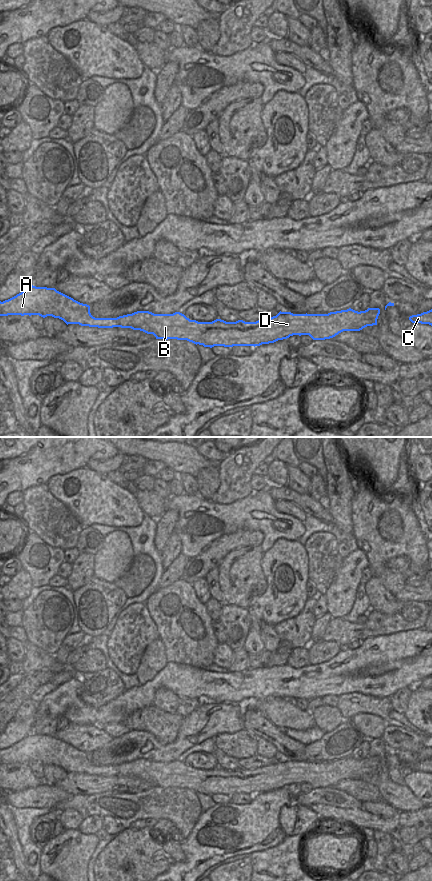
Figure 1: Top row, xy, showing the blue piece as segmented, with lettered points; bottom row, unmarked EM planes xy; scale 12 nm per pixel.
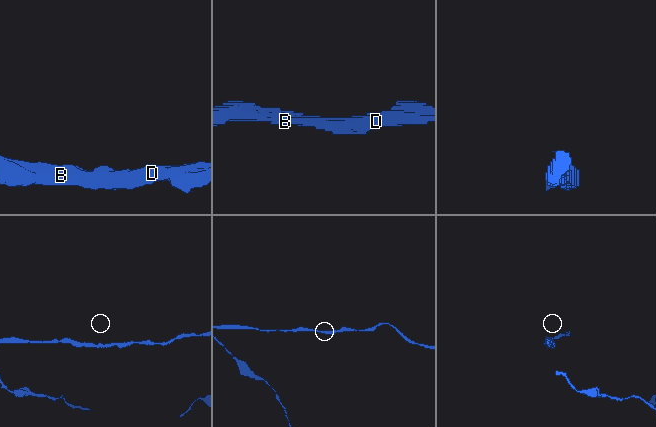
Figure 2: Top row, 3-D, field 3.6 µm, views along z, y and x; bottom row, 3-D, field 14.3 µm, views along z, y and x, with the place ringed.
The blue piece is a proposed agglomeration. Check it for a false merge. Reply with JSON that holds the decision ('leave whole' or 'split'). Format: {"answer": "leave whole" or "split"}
{"answer": "leave whole"}

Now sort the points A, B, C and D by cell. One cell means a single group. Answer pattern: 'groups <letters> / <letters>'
groups A B C D

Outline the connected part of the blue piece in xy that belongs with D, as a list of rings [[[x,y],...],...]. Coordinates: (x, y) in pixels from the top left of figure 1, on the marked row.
[[[33,285],[8,300],[0,301],[0,316],[39,315],[43,318],[52,316],[63,320],[67,325],[79,324],[81,326],[98,328],[131,328],[147,334],[153,334],[156,339],[187,340],[196,345],[199,344],[210,348],[214,346],[255,347],[287,339],[293,335],[309,335],[313,340],[330,339],[343,331],[360,331],[367,326],[377,325],[379,314],[379,308],[368,308],[360,312],[349,308],[328,314],[293,314],[291,312],[280,311],[276,316],[261,319],[256,322],[245,322],[243,320],[226,322],[221,319],[216,319],[212,322],[198,322],[196,320],[190,320],[180,312],[173,314],[154,314],[149,311],[137,311],[117,318],[95,318],[90,313],[89,305],[80,303],[57,291],[55,288],[36,287]]]

